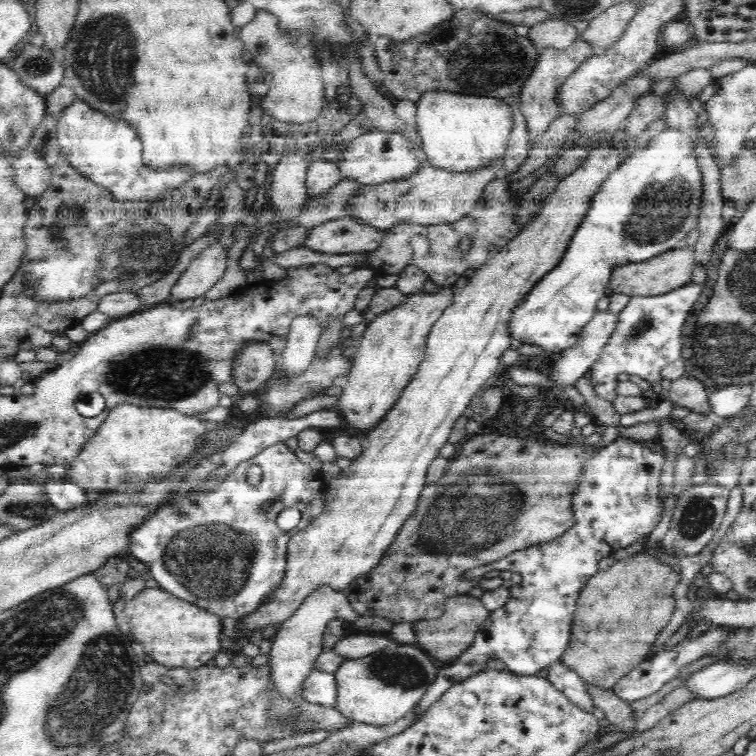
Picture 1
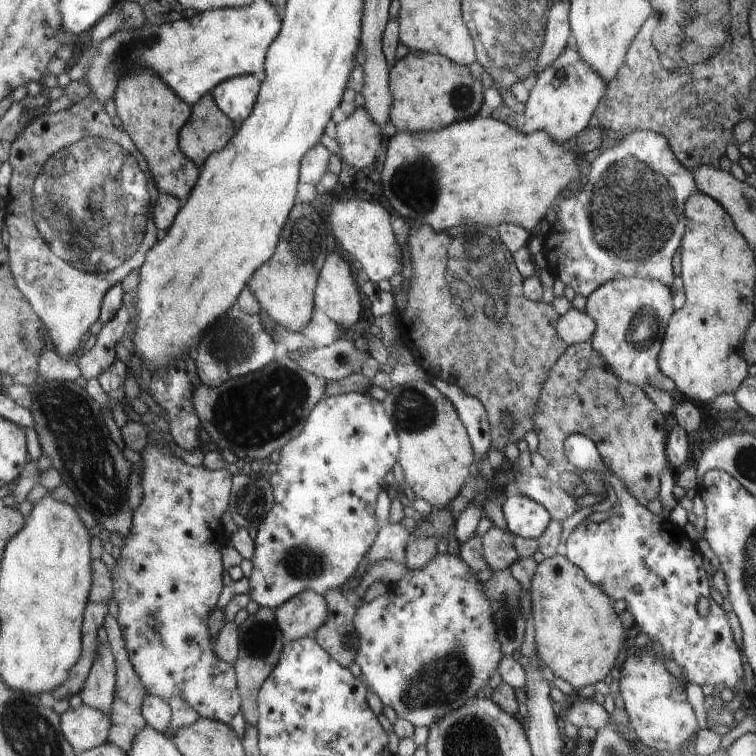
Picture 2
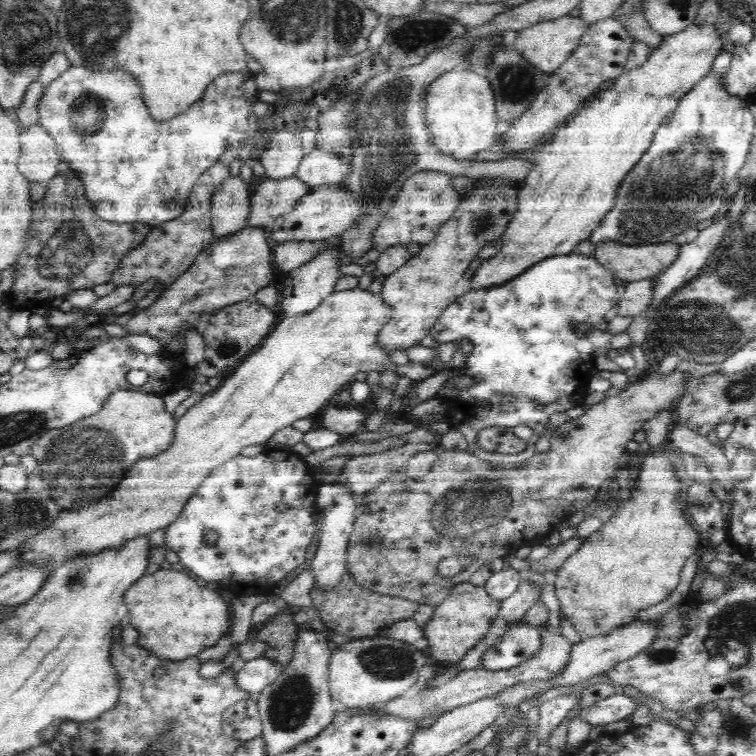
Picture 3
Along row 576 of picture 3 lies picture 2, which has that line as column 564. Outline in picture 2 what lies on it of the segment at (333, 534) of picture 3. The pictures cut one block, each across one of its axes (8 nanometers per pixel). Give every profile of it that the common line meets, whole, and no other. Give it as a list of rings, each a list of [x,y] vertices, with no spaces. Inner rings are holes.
[[[574,308],[561,315],[557,322],[557,333],[569,345],[592,341],[596,330],[597,323],[594,319],[586,311]]]

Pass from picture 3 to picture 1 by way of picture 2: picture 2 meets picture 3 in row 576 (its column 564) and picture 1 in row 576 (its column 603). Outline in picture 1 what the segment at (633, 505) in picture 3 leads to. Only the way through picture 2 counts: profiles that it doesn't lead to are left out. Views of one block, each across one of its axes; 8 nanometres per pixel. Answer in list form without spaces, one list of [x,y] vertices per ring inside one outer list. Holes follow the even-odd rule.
[[[631,554],[631,555],[620,555],[620,559],[617,559],[606,572],[597,572],[596,574],[591,575],[590,578],[587,578],[586,584],[583,586],[581,593],[579,594],[577,600],[577,607],[573,614],[573,622],[571,623],[571,635],[570,640],[567,646],[567,649],[563,652],[562,658],[560,660],[570,667],[570,670],[578,673],[586,684],[592,684],[600,686],[605,689],[613,690],[613,686],[628,672],[634,670],[635,666],[638,666],[638,663],[641,663],[645,660],[646,654],[650,650],[652,644],[656,640],[658,634],[662,632],[662,629],[665,626],[668,626],[670,622],[670,617],[676,608],[674,596],[674,587],[676,584],[680,584],[681,575],[668,566],[668,564],[662,564],[658,558],[654,556],[646,556],[646,554]]]

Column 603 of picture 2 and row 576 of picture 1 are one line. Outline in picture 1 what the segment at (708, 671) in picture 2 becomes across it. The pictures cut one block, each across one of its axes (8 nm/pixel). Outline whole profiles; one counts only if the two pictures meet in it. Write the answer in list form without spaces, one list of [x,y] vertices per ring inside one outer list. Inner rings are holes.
[[[619,436],[608,446],[601,448],[598,453],[590,456],[577,493],[572,499],[574,526],[559,535],[556,541],[536,543],[486,566],[470,568],[463,572],[461,579],[474,579],[488,571],[518,572],[522,576],[522,581],[516,586],[509,585],[508,602],[495,611],[491,611],[486,622],[475,634],[472,644],[455,661],[437,672],[434,682],[427,688],[425,696],[418,703],[414,722],[434,706],[451,686],[486,669],[490,659],[501,660],[506,665],[507,671],[515,676],[529,677],[562,658],[570,640],[571,623],[579,594],[587,578],[598,572],[598,562],[604,557],[612,556],[612,552],[623,555],[625,548],[630,548],[633,542],[642,537],[648,537],[660,522],[664,512],[664,501],[660,497],[660,476],[664,465],[663,452],[655,450],[652,444]]]

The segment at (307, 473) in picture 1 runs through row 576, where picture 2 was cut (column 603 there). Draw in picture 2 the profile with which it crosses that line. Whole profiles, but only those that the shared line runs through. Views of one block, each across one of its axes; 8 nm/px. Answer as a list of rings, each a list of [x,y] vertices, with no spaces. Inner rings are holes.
[[[637,130],[619,140],[618,143],[618,145],[604,150],[593,162],[586,164],[582,182],[576,191],[566,194],[564,200],[558,202],[556,206],[556,223],[551,225],[548,233],[543,236],[544,242],[541,251],[544,253],[544,258],[546,258],[546,269],[555,279],[561,280],[565,286],[570,286],[576,295],[582,294],[582,296],[587,297],[589,294],[596,292],[600,286],[612,281],[616,276],[656,279],[672,288],[673,278],[675,277],[672,271],[672,258],[674,258],[674,253],[684,240],[688,223],[688,219],[685,217],[685,204],[694,193],[698,192],[697,181],[694,178],[693,171],[686,167],[674,154],[665,136],[656,131]]]

